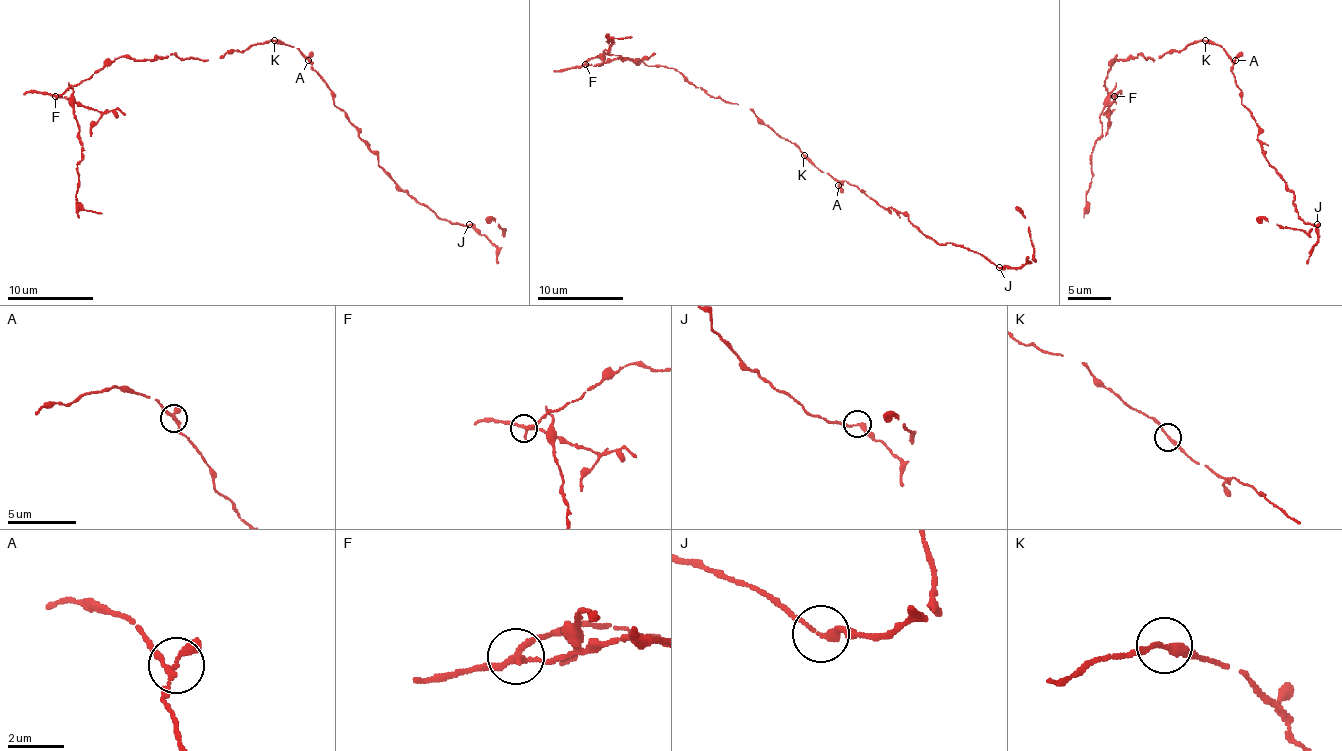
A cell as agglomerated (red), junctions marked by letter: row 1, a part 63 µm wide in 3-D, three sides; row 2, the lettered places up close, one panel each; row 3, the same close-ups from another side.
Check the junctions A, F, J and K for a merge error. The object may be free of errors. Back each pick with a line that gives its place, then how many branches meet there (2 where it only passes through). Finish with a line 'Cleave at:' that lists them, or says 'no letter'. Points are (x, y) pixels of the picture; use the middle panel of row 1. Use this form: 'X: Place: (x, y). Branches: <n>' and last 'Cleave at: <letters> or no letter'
F: Place: (585, 64). Branches: 3
Cleave at: F

